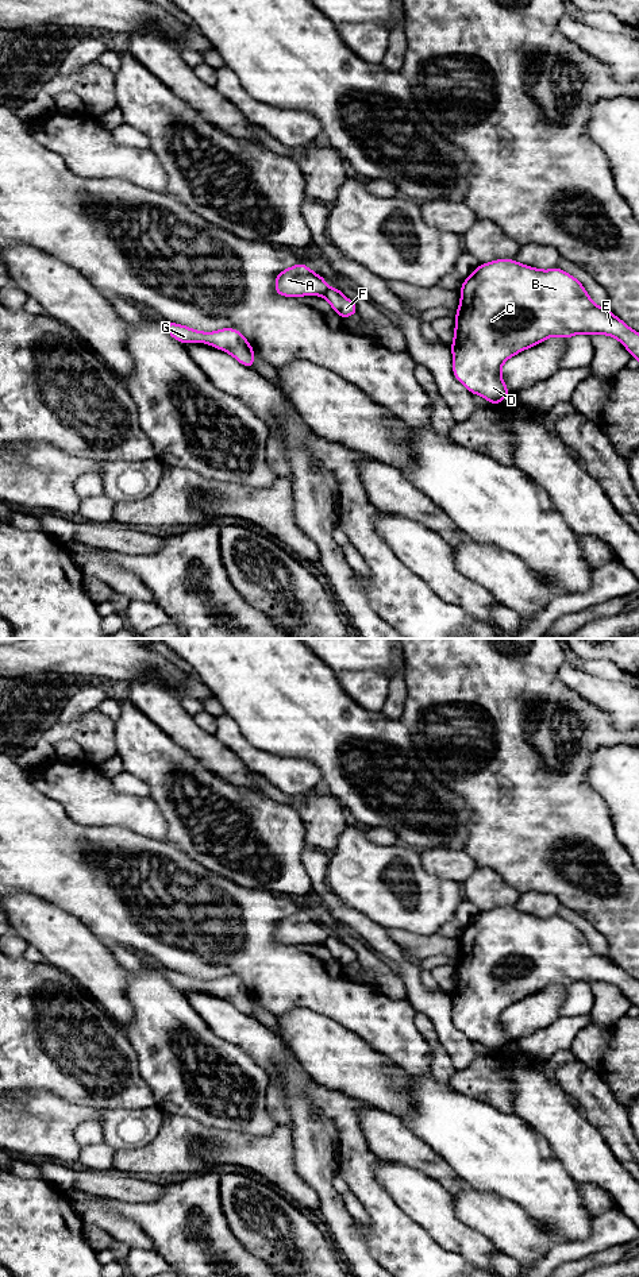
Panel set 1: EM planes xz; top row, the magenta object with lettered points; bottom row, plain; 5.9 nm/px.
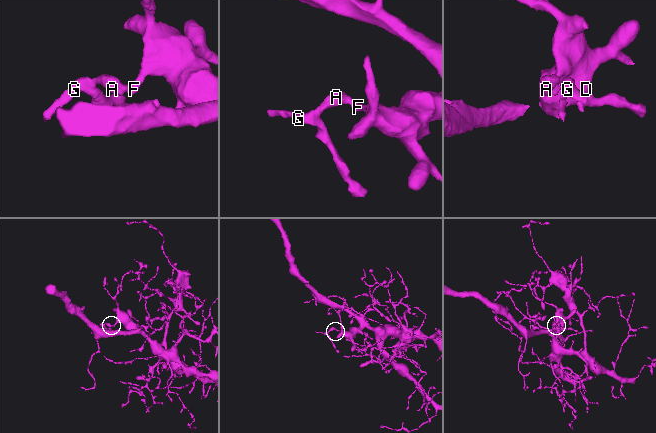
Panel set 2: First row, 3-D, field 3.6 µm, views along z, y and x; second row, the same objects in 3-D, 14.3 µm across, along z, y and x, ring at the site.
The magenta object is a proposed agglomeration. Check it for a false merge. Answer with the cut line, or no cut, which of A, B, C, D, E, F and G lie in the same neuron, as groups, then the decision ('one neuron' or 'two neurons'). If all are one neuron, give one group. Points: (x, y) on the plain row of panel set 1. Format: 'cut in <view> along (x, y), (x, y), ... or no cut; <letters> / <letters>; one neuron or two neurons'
cut in xz along (327, 936), (322, 942); A G / B C D E F; two neurons

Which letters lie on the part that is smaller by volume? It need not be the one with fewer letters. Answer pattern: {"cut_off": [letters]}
{"cut_off": ["A", "G"]}

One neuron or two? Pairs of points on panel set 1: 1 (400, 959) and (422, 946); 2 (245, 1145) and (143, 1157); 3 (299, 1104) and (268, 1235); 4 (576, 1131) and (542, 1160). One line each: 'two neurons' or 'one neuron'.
1: two neurons
2: one neuron
3: two neurons
4: two neurons

